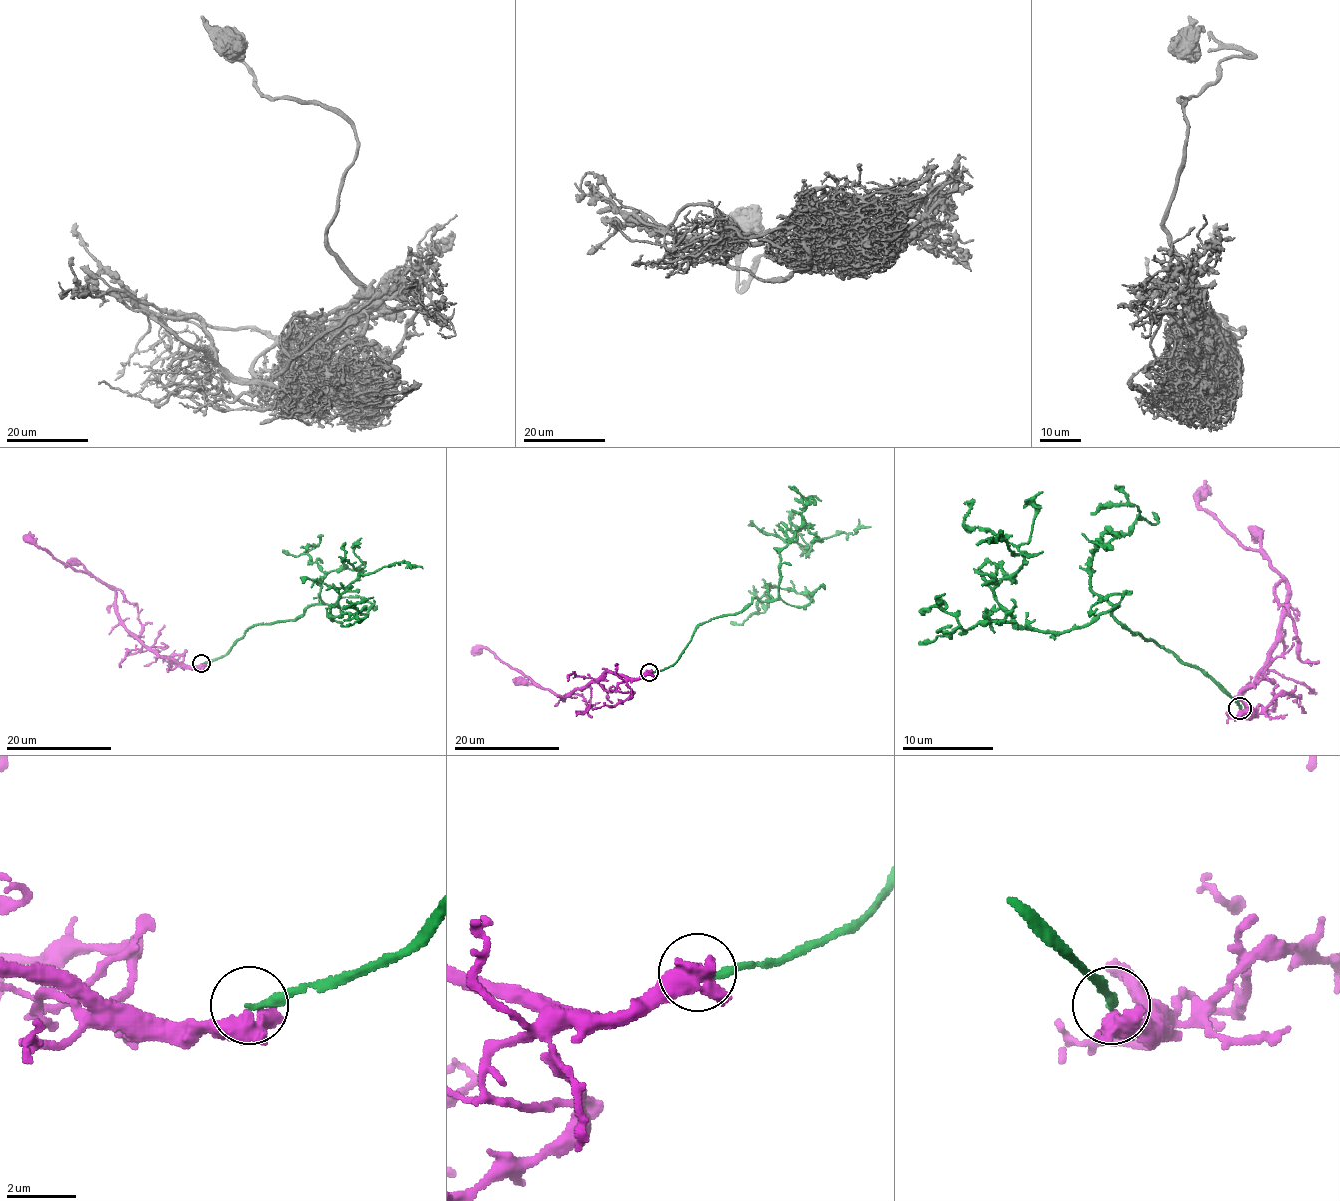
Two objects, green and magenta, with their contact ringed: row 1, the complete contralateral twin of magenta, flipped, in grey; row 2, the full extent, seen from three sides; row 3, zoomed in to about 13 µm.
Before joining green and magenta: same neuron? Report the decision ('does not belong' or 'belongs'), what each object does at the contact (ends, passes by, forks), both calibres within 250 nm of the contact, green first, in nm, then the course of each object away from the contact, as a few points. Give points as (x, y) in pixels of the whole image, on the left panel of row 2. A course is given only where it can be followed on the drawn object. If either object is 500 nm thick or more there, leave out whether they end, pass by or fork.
does not belong; green ends; magenta passes by; calibres 220 and 480 nm; course green (201, 663), (315, 603), (335, 618), (360, 576), (422, 568); course magenta (201, 664), (178, 665), (153, 654), (126, 627), (118, 611), (115, 592), (54, 559), (23, 535)

